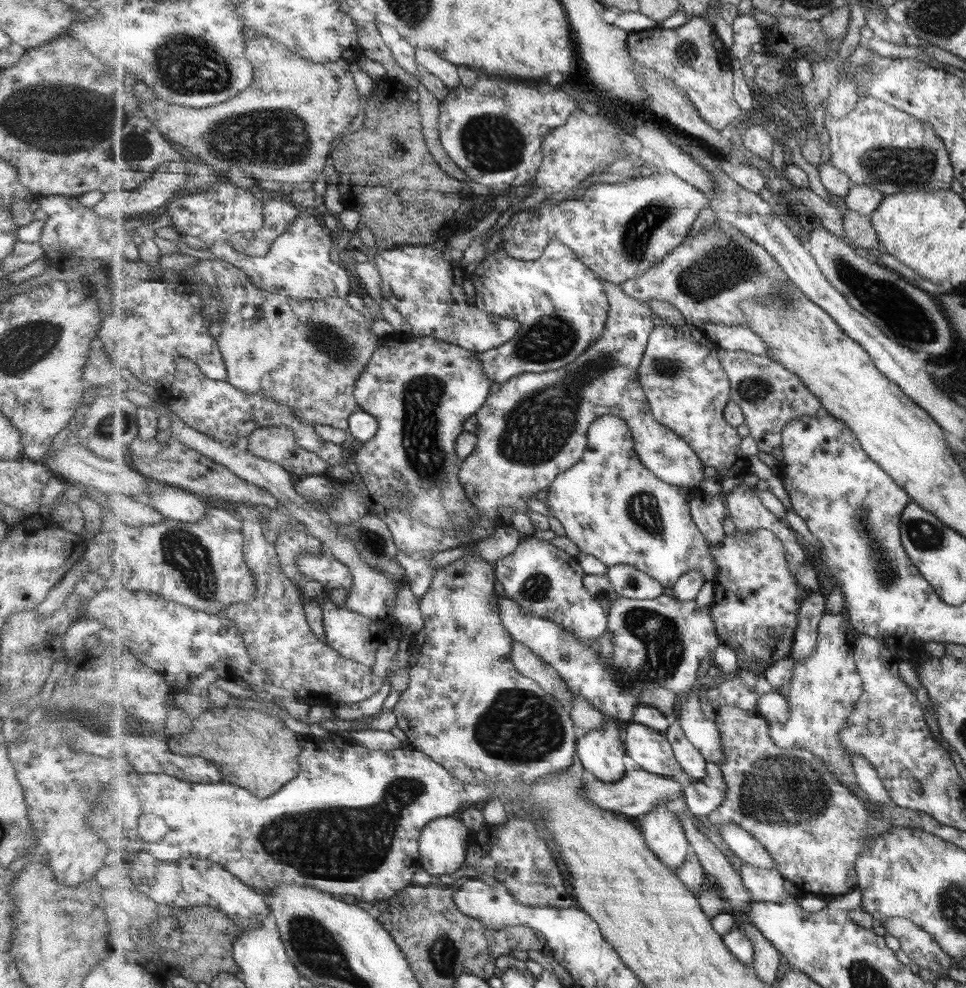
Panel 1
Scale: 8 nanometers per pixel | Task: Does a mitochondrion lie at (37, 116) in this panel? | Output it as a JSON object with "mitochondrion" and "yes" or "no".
{"mitochondrion":"yes"}

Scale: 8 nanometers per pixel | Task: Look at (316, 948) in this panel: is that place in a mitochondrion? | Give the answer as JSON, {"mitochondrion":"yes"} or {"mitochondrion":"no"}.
{"mitochondrion":"yes"}

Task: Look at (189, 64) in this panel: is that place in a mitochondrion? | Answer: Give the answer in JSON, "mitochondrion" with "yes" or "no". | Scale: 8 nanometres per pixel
{"mitochondrion":"yes"}

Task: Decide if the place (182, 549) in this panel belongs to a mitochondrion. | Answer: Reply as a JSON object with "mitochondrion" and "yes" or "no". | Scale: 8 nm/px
{"mitochondrion":"yes"}

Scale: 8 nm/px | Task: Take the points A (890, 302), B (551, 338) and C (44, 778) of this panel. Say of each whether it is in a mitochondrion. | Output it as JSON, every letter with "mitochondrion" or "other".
{"A":"mitochondrion","B":"mitochondrion","C":"other"}

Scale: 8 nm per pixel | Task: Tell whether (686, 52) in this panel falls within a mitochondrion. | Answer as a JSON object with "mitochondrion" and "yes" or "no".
{"mitochondrion":"yes"}

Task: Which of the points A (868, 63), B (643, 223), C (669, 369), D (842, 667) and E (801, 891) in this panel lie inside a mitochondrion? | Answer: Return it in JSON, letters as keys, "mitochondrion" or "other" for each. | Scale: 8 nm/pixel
{"A":"mitochondrion","B":"mitochondrion","C":"mitochondrion","D":"other","E":"other"}

